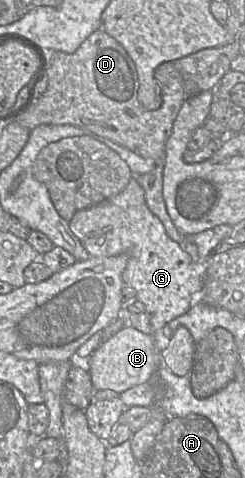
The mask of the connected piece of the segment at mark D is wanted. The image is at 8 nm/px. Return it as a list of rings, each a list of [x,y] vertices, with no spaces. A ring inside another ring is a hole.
[[[103,28],[94,31],[74,53],[54,51],[48,53],[48,86],[45,93],[35,99],[16,122],[33,130],[39,125],[74,125],[89,131],[90,135],[108,138],[135,154],[154,161],[163,161],[166,143],[172,134],[174,122],[185,101],[183,78],[175,62],[162,63],[154,73],[161,88],[162,104],[157,110],[145,109],[138,100],[140,88],[135,64],[123,46]]]

